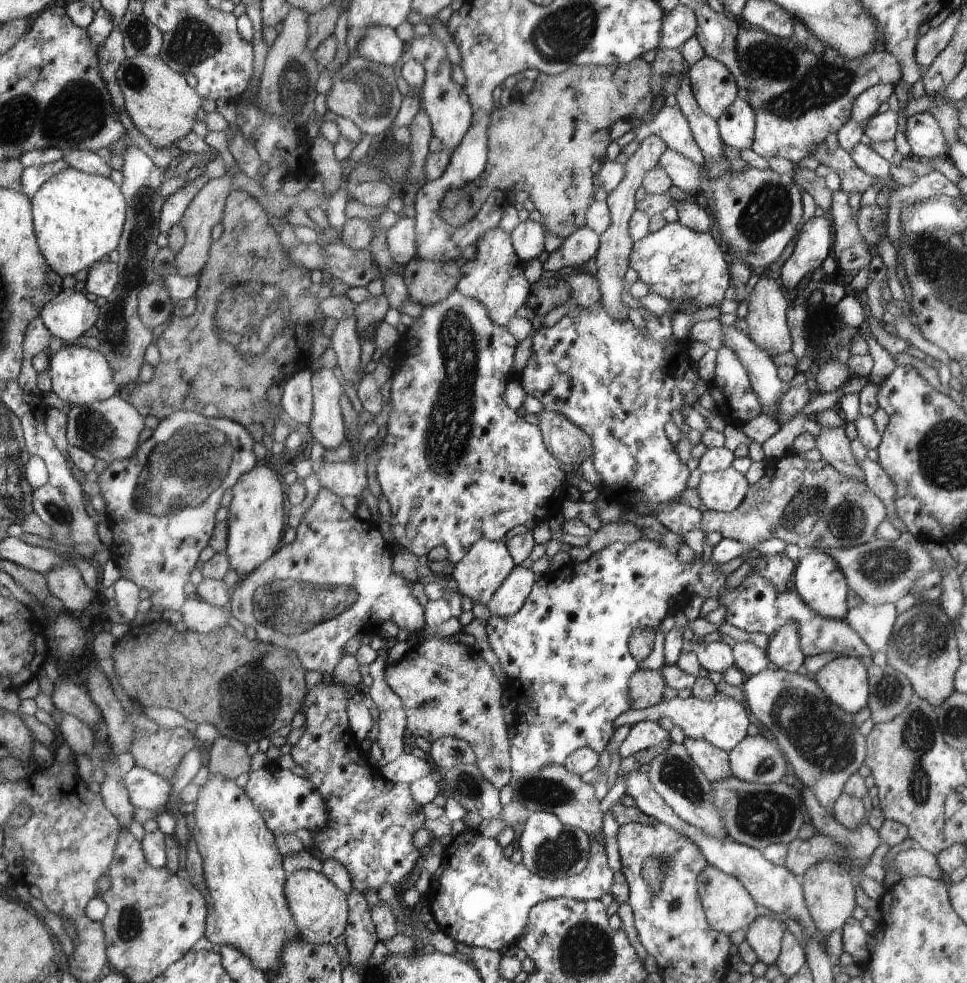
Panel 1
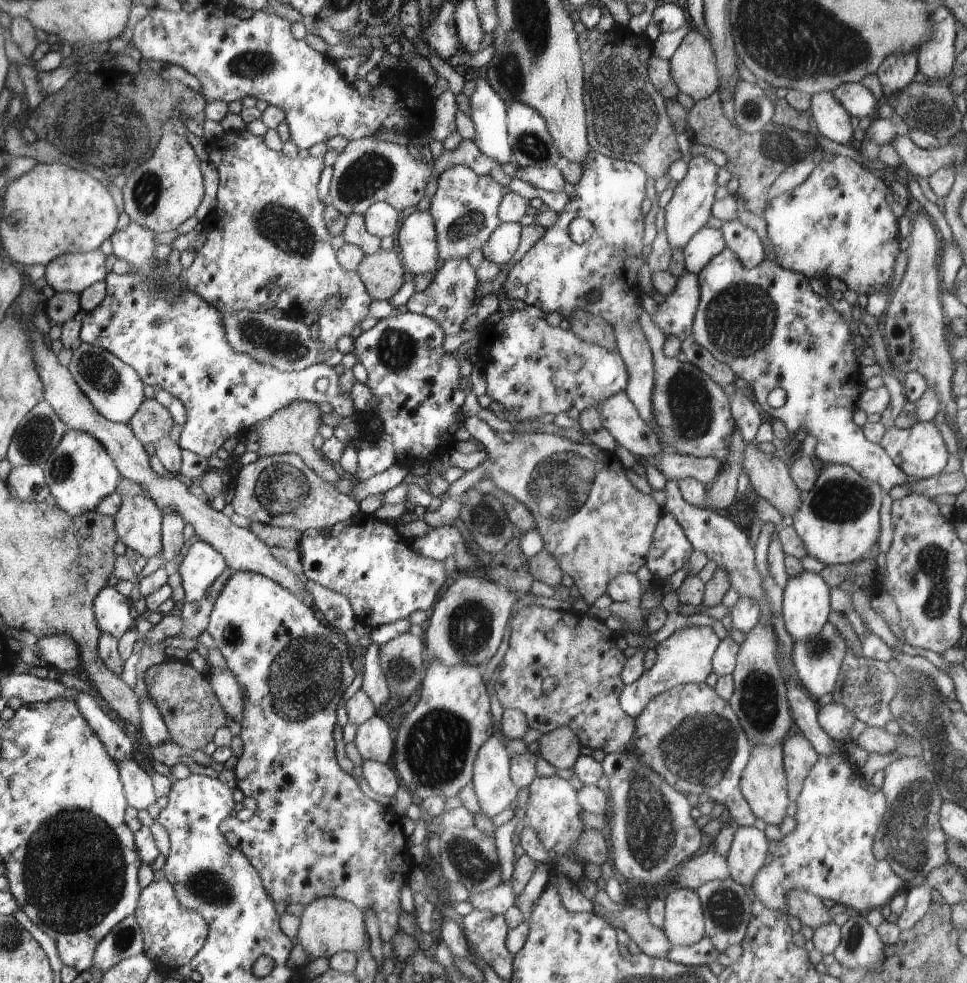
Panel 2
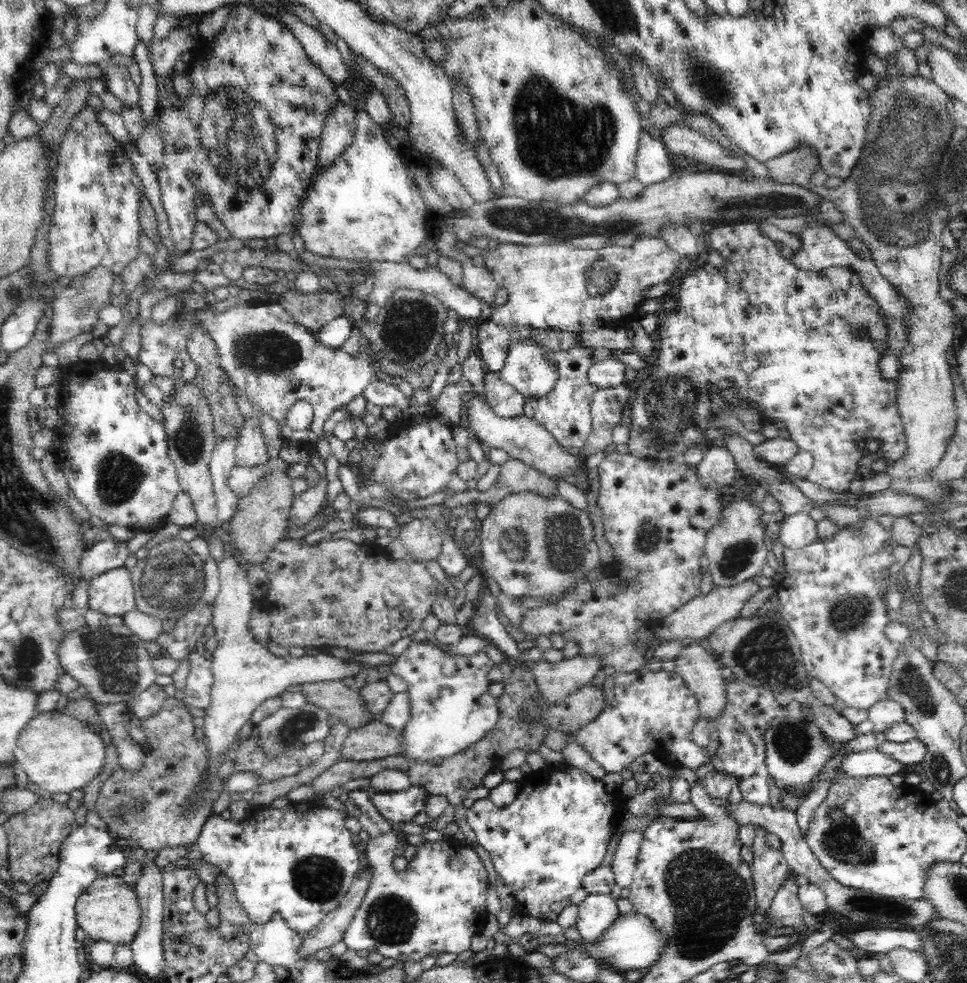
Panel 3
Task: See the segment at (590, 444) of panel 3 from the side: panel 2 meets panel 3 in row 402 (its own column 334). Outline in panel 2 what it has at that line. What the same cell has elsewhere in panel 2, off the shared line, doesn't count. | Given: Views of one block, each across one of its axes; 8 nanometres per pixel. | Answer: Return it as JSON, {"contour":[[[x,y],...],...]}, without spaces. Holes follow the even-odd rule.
{"contour":[[[304,580],[304,582],[314,597],[313,607],[321,613],[323,619],[328,620],[328,624],[332,624],[332,628],[336,628],[336,631],[344,632],[344,634],[348,630],[354,629],[358,621],[346,596],[314,584],[310,580]]]}

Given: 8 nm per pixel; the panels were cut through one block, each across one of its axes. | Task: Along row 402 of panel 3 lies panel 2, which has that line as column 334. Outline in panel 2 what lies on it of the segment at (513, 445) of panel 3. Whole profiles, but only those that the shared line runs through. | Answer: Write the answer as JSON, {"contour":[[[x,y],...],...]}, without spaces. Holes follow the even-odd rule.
{"contour":[[[292,402],[290,406],[284,406],[280,408],[279,412],[274,412],[270,418],[265,420],[260,420],[255,427],[250,428],[249,431],[256,432],[258,435],[258,443],[260,444],[257,450],[259,457],[268,457],[273,455],[284,455],[284,454],[294,454],[302,461],[314,474],[320,476],[322,480],[330,482],[330,484],[336,485],[338,482],[338,474],[334,470],[334,466],[324,460],[324,456],[312,446],[312,440],[314,436],[318,434],[318,428],[324,424],[320,420],[322,412],[320,410],[320,404],[313,404],[312,402]]]}

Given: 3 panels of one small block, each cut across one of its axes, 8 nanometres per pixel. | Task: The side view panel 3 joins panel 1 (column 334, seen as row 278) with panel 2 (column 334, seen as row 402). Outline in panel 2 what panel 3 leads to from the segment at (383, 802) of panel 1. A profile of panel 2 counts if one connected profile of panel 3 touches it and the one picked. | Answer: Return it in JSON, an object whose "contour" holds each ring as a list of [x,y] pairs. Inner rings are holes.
{"contour":[[[235,571],[224,584],[224,588],[213,606],[210,616],[209,624],[207,627],[208,633],[214,641],[216,646],[226,660],[226,666],[236,676],[236,680],[240,682],[244,694],[244,720],[242,720],[242,732],[240,738],[242,739],[242,746],[244,752],[238,758],[238,764],[233,769],[237,779],[237,787],[246,797],[251,797],[256,800],[257,809],[254,811],[254,816],[246,822],[241,822],[236,818],[228,817],[220,824],[224,837],[227,838],[228,844],[235,850],[242,852],[248,858],[248,861],[259,872],[260,879],[262,880],[263,888],[268,892],[268,897],[275,902],[285,902],[286,905],[299,903],[307,906],[316,900],[316,898],[335,897],[341,900],[356,904],[360,910],[373,910],[380,924],[380,936],[384,942],[389,942],[398,933],[398,914],[402,911],[400,906],[400,890],[402,886],[406,886],[406,880],[414,868],[414,858],[408,854],[408,850],[404,848],[404,834],[402,834],[402,826],[400,826],[400,816],[393,812],[390,807],[382,806],[374,800],[370,800],[368,796],[364,796],[364,792],[360,790],[358,782],[346,774],[334,756],[334,726],[336,726],[336,708],[338,702],[342,698],[342,694],[352,684],[356,674],[350,658],[348,658],[348,646],[342,636],[338,636],[338,631],[334,632],[330,626],[322,624],[314,610],[310,606],[306,606],[304,602],[300,602],[290,589],[284,588],[276,581],[272,581],[266,576],[261,576],[259,573],[251,571]]]}

